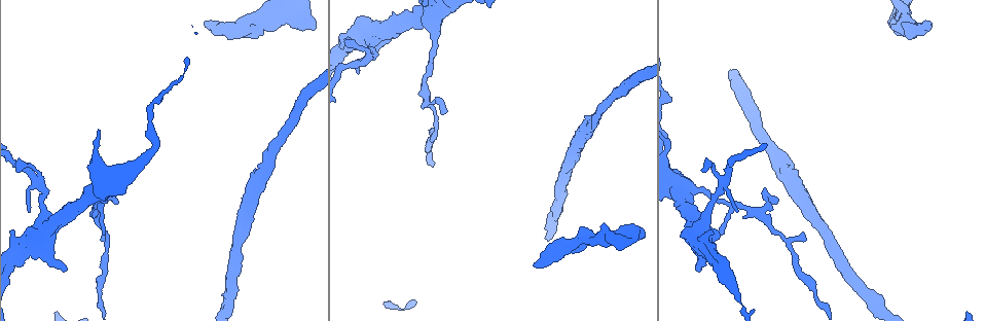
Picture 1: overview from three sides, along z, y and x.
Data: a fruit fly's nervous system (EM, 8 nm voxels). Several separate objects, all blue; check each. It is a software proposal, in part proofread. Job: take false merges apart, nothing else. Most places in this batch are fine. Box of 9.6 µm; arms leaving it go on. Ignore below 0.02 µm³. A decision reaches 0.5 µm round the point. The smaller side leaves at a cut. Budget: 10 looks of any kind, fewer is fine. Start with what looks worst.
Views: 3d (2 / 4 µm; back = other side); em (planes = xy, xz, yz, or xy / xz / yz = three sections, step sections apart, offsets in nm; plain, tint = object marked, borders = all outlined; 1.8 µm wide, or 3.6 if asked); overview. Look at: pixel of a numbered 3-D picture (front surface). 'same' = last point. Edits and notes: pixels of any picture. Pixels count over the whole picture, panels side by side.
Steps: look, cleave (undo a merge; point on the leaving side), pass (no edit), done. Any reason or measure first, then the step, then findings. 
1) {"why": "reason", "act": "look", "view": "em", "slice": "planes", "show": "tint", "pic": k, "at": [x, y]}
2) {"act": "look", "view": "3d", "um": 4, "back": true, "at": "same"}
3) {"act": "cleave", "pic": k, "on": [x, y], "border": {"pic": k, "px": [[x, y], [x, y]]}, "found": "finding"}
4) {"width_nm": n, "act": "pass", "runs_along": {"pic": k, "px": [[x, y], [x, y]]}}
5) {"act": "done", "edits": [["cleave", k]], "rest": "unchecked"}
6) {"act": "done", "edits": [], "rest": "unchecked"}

{"why": "four-way junction", "act": "look", "view": "3d", "um": 4, "pic": 1, "at": [42, 230]}

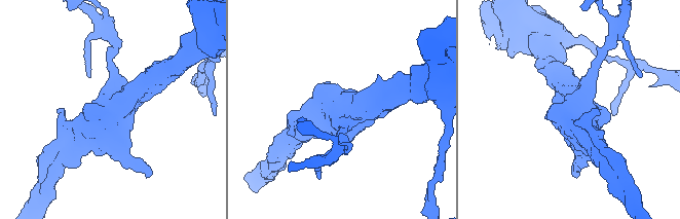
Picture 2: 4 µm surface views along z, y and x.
{"act": "look", "view": "em", "um": 3.6, "slice": "planes", "show": "tint", "pic": 2, "at": [344, 112]}

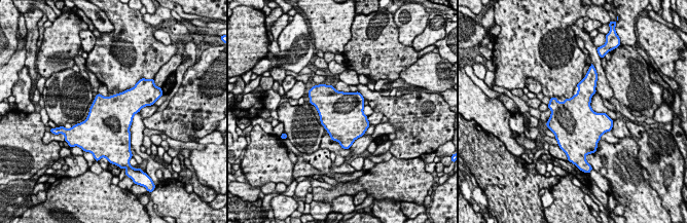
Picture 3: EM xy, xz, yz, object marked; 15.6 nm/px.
{"width_nm": 700, "act": "pass", "found": "one neuron here"}

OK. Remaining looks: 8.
{"why": "abrupt turn", "act": "look", "view": "em", "slice": "planes", "show": "tint", "pic": 1, "at": [284, 15]}

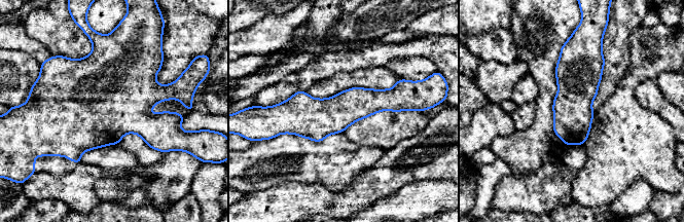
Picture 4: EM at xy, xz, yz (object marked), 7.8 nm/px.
{"act": "pass", "found": "all the same neuron"}

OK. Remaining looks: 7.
{"why": "calibre changes", "act": "look", "view": "3d", "um": 4, "pic": 1, "at": [757, 212]}

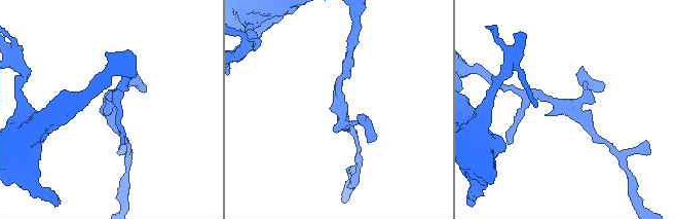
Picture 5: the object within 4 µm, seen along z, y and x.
{"act": "look", "view": "em", "slice": "planes", "show": "tint", "pic": 5, "at": [340, 109]}

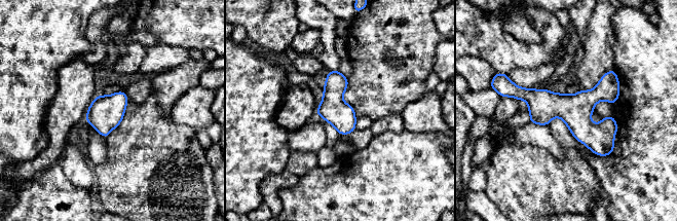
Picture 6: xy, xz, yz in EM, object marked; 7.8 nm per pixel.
{"act": "pass", "runs_along": {"pic": 6, "px": [[513, 91], [562, 105], [610, 149]]}, "found": "one neuron here"}

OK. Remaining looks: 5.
{"why": "thin arm on a thick one", "act": "look", "view": "em", "um": 3.6, "slice": "planes", "show": "tint", "pic": 1, "at": [434, 26]}

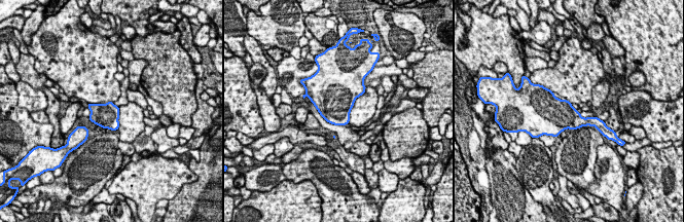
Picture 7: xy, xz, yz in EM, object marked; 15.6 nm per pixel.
{"act": "pass", "found": "continuous, no second neuron"}

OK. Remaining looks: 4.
{"act": "done", "edits": [], "rest": "unchecked"}

